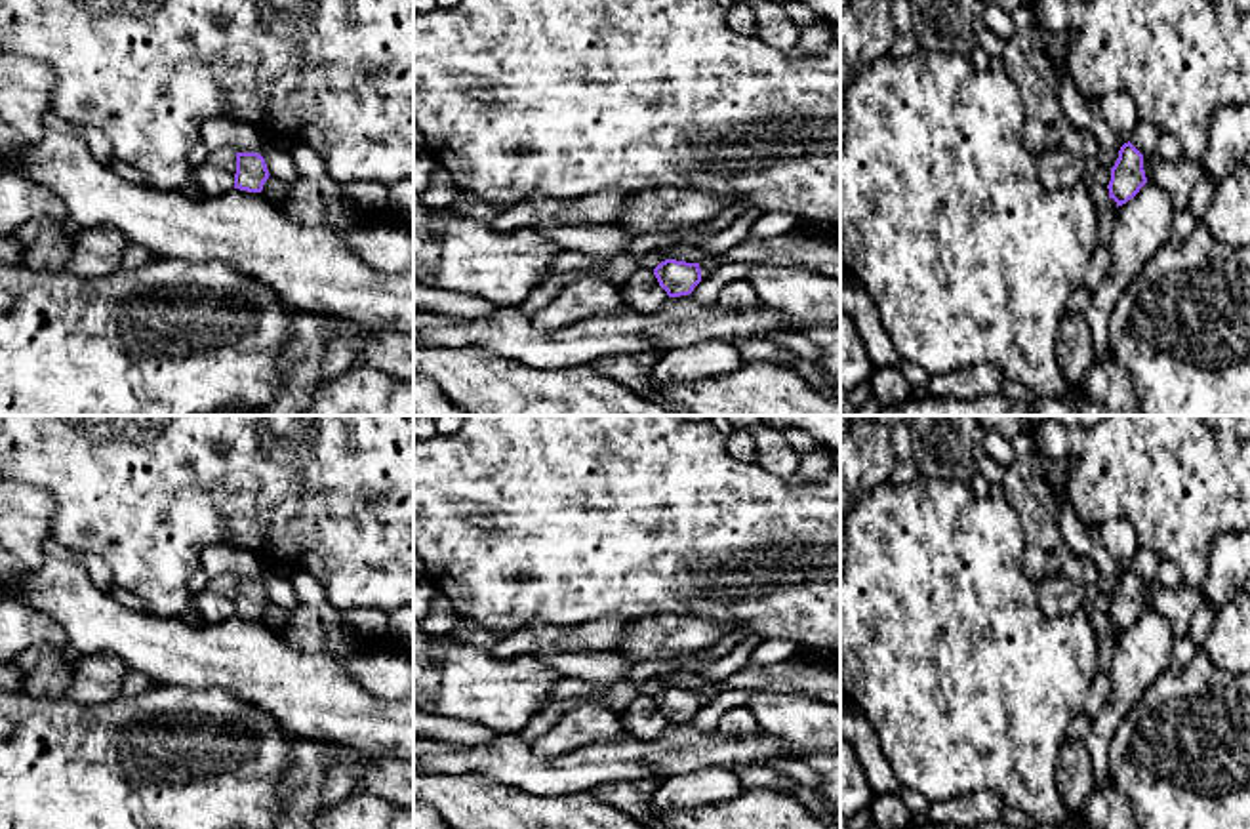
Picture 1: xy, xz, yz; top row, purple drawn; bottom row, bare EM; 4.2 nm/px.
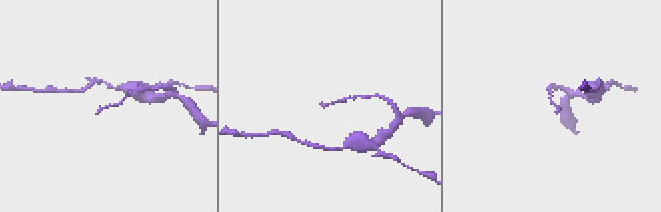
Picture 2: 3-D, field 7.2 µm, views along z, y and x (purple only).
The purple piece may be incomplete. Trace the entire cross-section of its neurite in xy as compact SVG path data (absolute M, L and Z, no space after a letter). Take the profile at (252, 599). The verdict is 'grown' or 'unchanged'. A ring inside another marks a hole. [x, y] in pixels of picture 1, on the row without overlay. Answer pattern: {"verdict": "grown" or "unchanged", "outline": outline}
{"verdict": "unchanged", "outline": "M236 579L234 616L261 619L269 606L265 585L257 579Z"}

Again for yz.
{"verdict": "unchanged", "outline": "M1128 568L1120 574L1119 585L1111 595L1109 625L1119 635L1134 625L1145 610L1143 581Z"}

